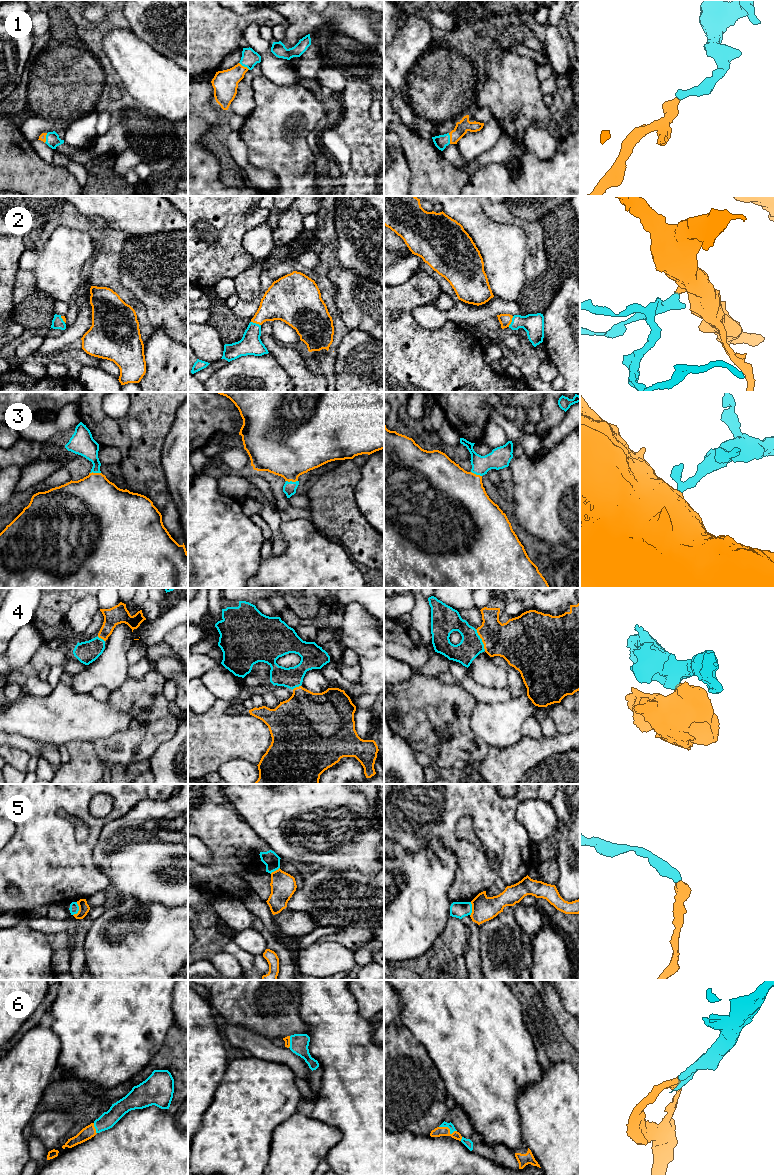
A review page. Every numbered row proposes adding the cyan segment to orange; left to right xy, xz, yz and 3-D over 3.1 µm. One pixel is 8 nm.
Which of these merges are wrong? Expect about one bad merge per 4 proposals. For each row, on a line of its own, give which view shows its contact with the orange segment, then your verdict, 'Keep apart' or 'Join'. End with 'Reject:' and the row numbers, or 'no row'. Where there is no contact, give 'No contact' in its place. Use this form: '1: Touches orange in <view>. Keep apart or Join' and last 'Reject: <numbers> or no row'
1: Touches orange in yz. Join
2: Touches orange in yz. Join
3: Touches orange in xz. Join
4: Touches orange in yz. Join
5: Touches orange in xy. Keep apart
6: Touches orange in yz. Join
Reject: 5

